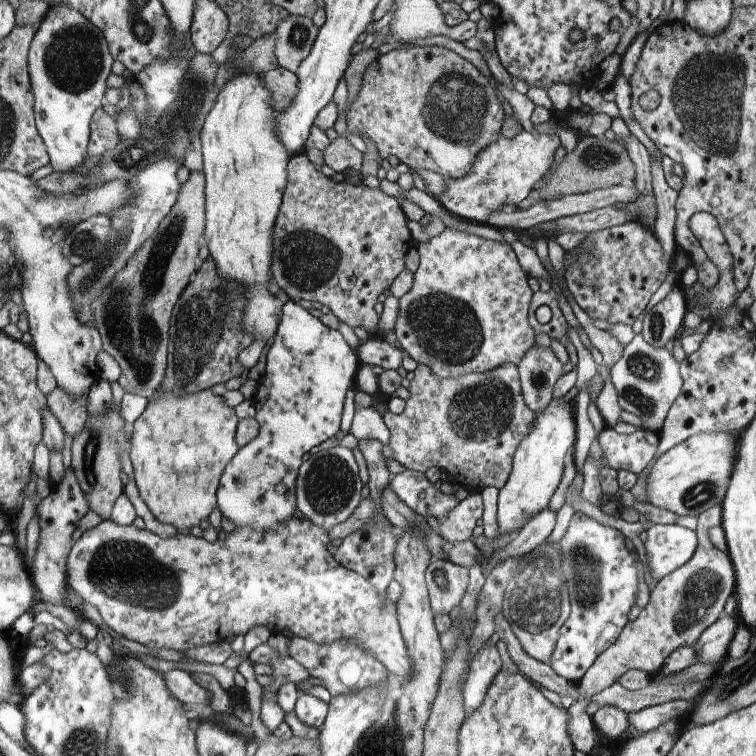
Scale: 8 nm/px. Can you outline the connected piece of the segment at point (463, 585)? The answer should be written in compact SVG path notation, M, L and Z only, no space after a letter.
M433 559L426 572L431 604L436 616L453 614L469 588L469 570L451 561Z

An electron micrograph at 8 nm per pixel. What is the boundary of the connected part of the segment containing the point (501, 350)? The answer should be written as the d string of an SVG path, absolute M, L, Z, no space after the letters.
M451 226L446 227L439 236L428 239L426 242L420 243L417 250L420 255L420 264L415 272L415 282L413 288L409 290L403 298L399 299L399 318L397 326L395 326L395 334L397 344L407 353L407 355L417 362L418 365L427 365L439 376L439 378L459 378L471 373L483 374L495 368L509 364L521 364L525 354L535 346L535 330L531 328L527 314L529 314L529 306L531 306L531 298L533 298L533 290L529 286L529 276L527 271L523 270L519 256L515 254L515 250L511 248L507 242L497 242L489 238L481 238L479 234L469 234L467 230L455 230Z

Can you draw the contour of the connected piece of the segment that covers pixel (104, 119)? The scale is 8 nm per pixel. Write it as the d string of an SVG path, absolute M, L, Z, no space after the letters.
M102 107L95 111L90 129L89 157L102 157L105 153L117 148L117 144L122 140L117 121Z

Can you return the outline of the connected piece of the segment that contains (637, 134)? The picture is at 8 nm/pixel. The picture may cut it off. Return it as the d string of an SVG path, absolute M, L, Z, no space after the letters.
M619 73L612 86L609 86L615 94L615 102L619 108L619 117L623 120L629 134L632 134L645 148L652 157L660 157L661 152L646 133L640 128L640 125L634 120L631 107L631 85L629 85L625 78Z

